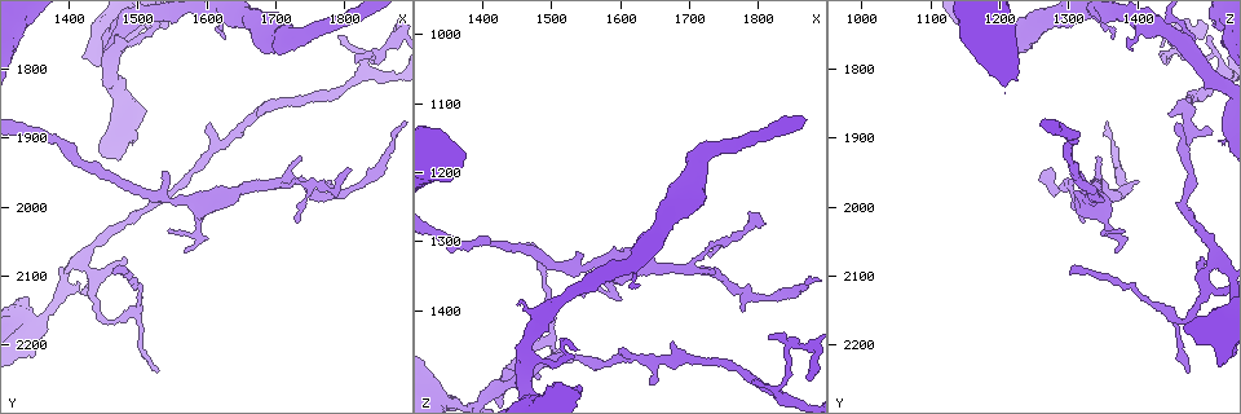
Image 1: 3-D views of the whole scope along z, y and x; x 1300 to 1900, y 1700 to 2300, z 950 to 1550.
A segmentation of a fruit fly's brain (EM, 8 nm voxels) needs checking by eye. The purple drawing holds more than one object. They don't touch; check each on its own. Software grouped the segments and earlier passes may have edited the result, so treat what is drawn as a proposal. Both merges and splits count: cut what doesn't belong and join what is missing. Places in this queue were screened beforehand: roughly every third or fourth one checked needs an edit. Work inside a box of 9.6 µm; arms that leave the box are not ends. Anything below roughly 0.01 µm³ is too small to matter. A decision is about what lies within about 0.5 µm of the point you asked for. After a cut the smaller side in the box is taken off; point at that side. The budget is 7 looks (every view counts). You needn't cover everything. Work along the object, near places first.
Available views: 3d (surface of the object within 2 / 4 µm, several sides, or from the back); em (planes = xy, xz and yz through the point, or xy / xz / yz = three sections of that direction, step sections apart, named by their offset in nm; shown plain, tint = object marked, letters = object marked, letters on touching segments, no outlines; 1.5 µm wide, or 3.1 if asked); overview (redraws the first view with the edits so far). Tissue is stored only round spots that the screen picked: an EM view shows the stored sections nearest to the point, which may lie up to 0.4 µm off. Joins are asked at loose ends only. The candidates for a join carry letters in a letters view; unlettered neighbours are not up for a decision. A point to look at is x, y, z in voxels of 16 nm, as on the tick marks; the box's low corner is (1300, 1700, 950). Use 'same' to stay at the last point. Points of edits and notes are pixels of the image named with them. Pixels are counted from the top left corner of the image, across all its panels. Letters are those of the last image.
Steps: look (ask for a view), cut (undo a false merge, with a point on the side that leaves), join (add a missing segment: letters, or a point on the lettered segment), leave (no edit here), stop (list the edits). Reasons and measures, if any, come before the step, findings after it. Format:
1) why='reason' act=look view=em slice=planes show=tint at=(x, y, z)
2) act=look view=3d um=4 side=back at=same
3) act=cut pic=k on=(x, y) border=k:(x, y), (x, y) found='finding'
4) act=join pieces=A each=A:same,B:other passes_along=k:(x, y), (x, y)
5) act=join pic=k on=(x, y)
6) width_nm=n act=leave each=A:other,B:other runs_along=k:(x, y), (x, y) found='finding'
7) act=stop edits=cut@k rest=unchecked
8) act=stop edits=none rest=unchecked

why='branch stops here' act=look view=em slice=planes show=letters at=(1600, 1880, 1455)

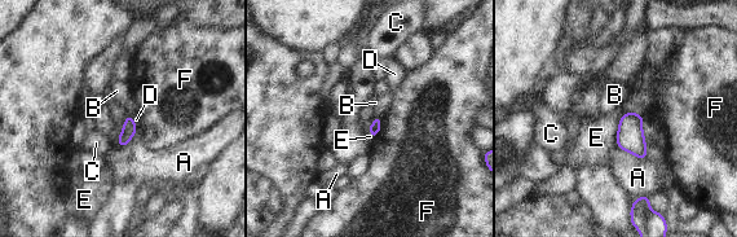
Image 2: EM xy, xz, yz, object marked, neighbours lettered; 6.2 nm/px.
longest_contact=E:260nm act=leave each=A:other,B:other,C:other,D:other,E:other,F:other border=2:(640, 113), (621, 117), (614, 143) found='no lettered segment goes on from it'

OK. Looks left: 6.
why='an open end' act=look view=3d um=2 at=(1565, 2065, 1370)

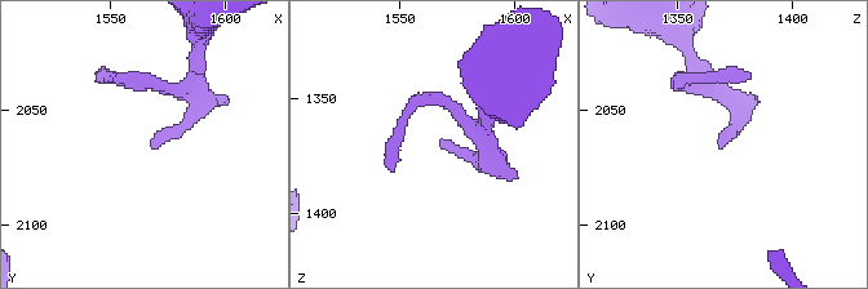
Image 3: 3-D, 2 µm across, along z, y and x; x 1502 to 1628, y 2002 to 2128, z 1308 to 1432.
act=look view=em slice=yz step=8 show=letters at=(1568, 2065, 1367)

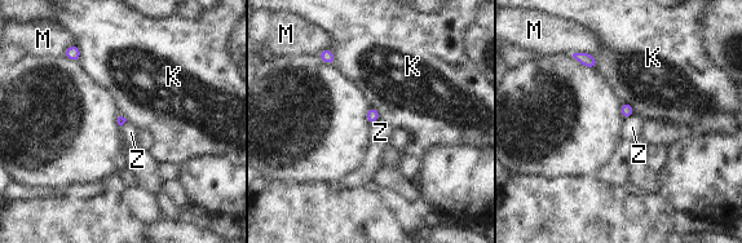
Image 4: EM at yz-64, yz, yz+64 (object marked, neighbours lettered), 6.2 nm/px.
longest_contact=M:130nm act=leave each=K:other,M:other,Z:other found='no lettered segment goes on from it'

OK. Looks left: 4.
why='free end' act=look view=em slice=planes show=letters at=(1630, 1760, 1360)

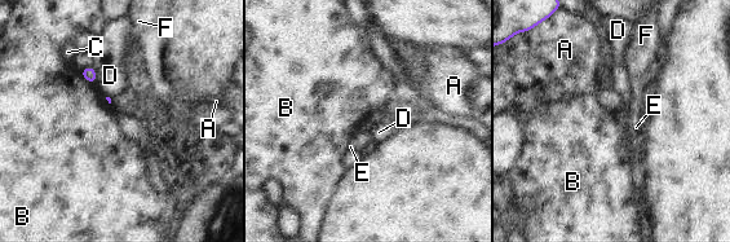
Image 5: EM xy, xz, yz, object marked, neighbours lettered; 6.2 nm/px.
act=leave each=A:other,B:other,C:other,D:other,E:other,F:other border=5:(79, 70), (85, 80), (96, 83) found='none of them fits'

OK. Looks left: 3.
act=stop edits=none rest=unchecked

